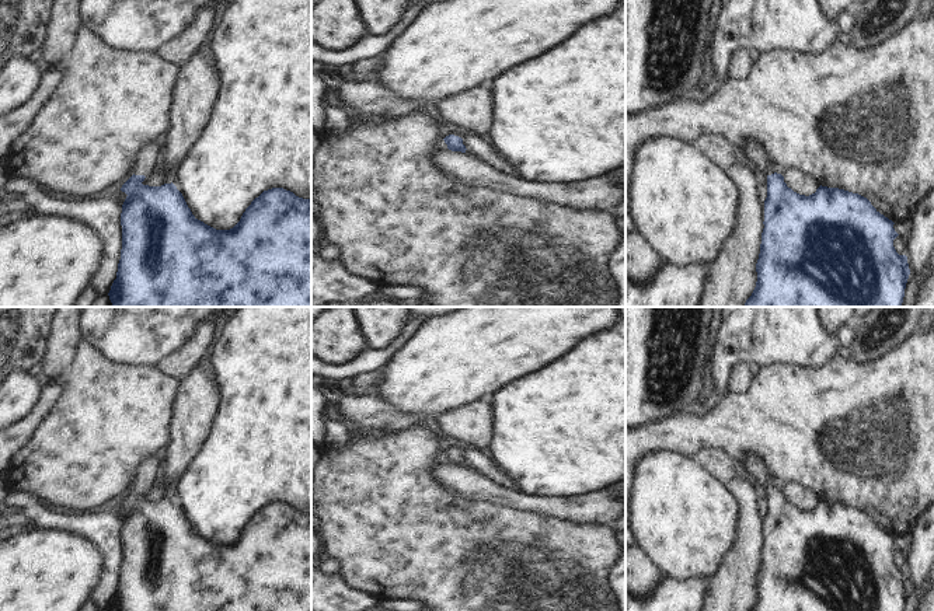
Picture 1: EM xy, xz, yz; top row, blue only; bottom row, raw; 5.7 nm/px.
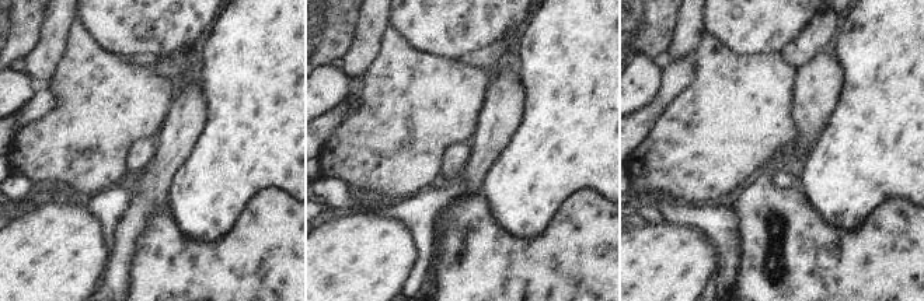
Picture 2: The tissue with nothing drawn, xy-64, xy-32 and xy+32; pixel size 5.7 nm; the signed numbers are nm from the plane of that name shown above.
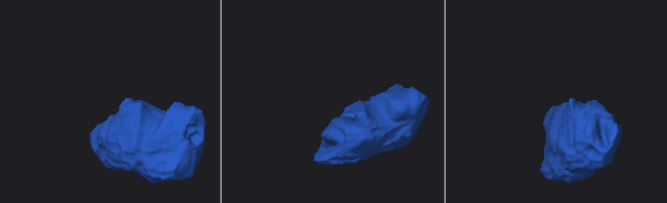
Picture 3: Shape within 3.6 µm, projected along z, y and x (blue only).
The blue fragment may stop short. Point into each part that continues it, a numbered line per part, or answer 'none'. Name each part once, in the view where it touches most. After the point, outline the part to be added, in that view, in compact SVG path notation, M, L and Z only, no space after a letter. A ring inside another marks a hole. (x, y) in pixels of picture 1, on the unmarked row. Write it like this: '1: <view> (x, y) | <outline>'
1: xy (145, 478) | M150 455L144 458L135 475L135 479L132 481L132 485L135 489L144 489L147 490L157 482L157 468L160 465L160 461L156 455Z

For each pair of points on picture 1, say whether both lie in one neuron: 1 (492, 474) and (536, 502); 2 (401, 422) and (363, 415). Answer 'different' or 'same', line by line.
1: different
2: same

